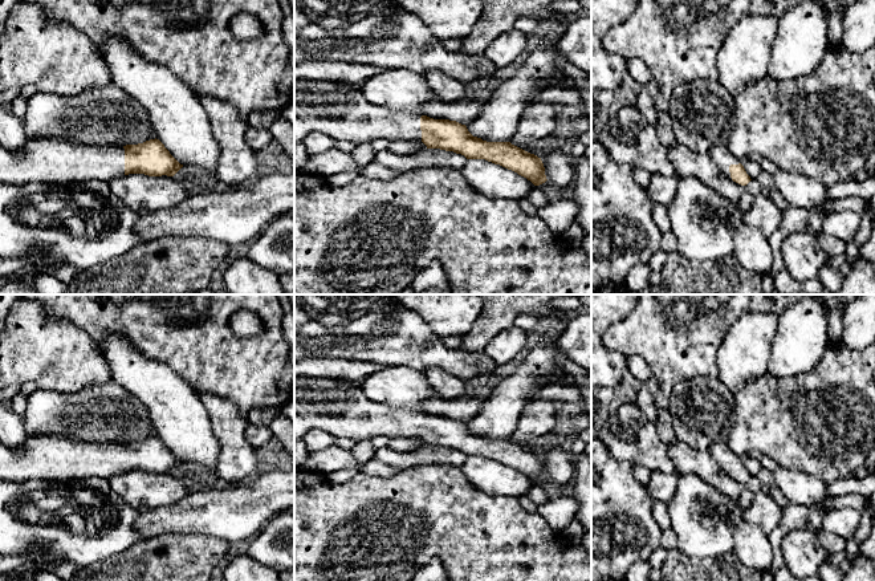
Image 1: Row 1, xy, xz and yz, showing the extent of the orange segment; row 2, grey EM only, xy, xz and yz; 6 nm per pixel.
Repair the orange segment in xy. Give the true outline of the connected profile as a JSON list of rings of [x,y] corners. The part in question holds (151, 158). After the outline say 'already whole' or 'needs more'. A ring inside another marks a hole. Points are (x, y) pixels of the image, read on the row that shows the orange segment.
[[[30,139],[20,154],[0,146],[0,183],[23,186],[32,182],[76,183],[99,179],[106,183],[121,175],[174,176],[180,164],[159,139],[138,145],[82,145],[70,141]]] | needs more

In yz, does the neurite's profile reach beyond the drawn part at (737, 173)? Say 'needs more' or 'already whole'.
needs more

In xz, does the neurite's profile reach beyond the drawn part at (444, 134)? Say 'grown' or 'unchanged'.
grown

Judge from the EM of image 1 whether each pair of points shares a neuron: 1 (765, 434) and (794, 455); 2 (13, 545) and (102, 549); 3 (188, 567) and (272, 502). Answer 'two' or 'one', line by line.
1: one
2: one
3: two

